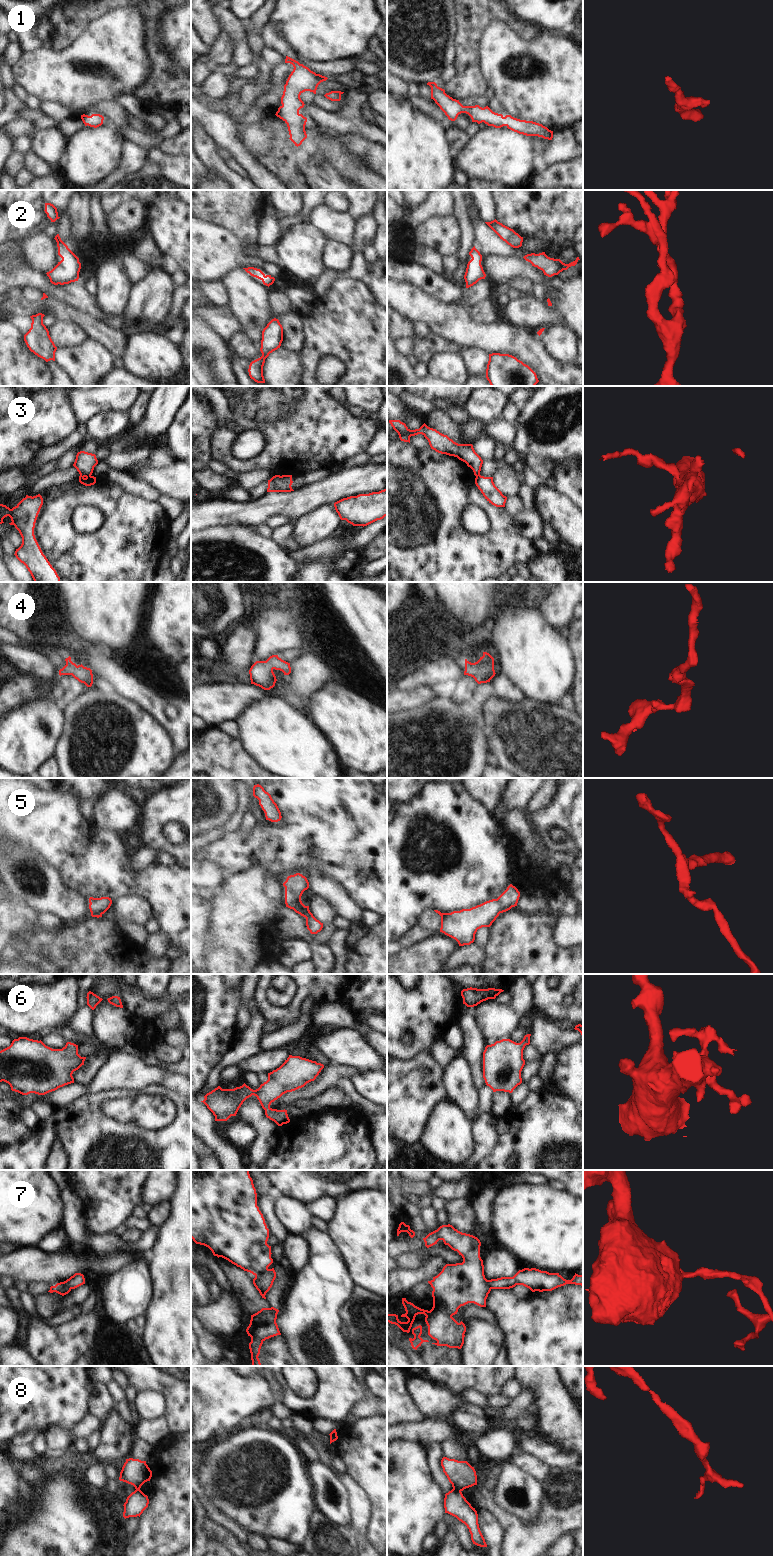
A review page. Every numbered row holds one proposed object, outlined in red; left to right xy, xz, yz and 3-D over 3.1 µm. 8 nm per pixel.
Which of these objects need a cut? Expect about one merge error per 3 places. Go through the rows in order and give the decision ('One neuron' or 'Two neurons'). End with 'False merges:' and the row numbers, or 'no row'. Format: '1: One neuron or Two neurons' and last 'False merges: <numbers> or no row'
1: One neuron
2: One neuron
3: Two neurons
4: One neuron
5: One neuron
6: One neuron
7: Two neurons
8: Two neurons
False merges: 3, 7, 8

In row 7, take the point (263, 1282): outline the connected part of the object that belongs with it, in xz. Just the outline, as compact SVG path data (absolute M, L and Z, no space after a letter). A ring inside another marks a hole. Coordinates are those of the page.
M274 1268L267 1269L260 1274L255 1275L255 1278L253 1279L253 1284L259 1291L262 1298L266 1299L265 1295L272 1287L275 1278L276 1272Z

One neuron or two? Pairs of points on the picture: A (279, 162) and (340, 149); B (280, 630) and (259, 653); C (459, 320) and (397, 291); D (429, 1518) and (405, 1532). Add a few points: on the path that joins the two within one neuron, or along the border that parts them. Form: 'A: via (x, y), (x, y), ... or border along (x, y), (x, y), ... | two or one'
A: border along (322, 138), (320, 147), (340, 170) | two
B: via (274, 636), (265, 647) | one
C: via (444, 320), (435, 313), (412, 302) | one
D: via (423, 1518), (419, 1518), (411, 1526) | one

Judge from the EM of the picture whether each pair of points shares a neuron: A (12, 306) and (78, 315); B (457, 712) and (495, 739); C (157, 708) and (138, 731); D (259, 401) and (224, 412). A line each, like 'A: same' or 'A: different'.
A: same
B: different
C: different
D: same

